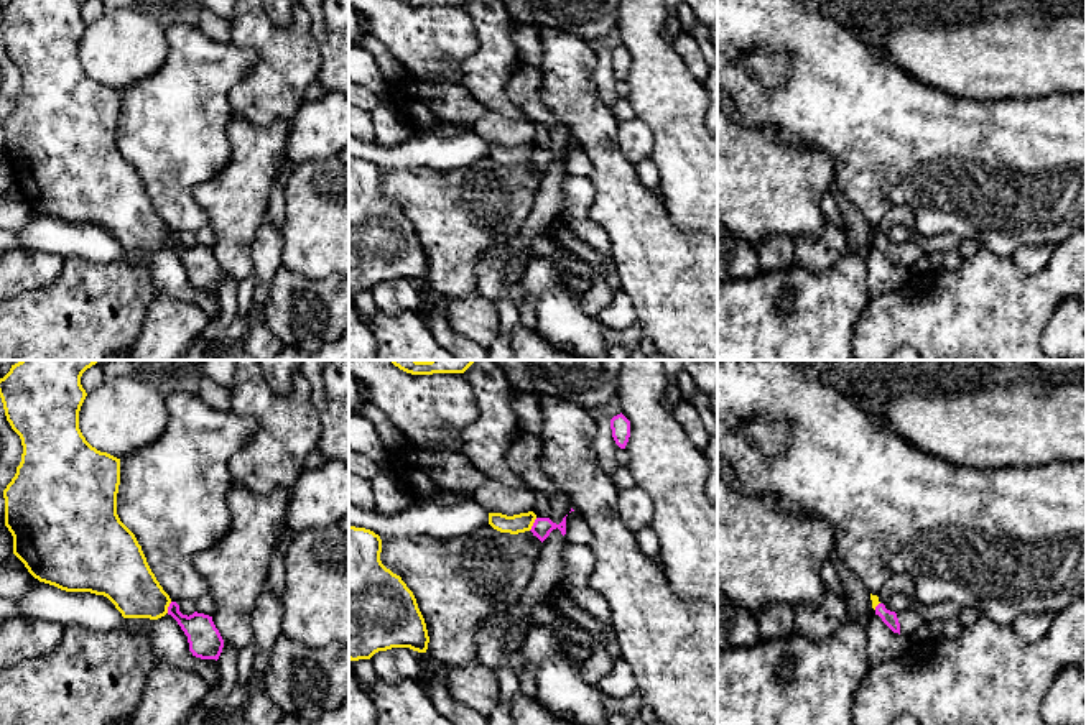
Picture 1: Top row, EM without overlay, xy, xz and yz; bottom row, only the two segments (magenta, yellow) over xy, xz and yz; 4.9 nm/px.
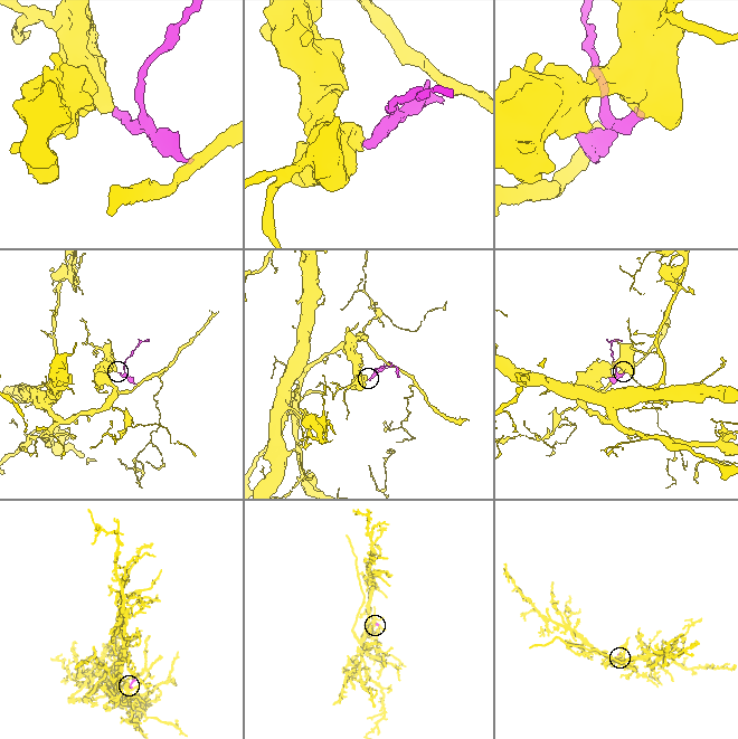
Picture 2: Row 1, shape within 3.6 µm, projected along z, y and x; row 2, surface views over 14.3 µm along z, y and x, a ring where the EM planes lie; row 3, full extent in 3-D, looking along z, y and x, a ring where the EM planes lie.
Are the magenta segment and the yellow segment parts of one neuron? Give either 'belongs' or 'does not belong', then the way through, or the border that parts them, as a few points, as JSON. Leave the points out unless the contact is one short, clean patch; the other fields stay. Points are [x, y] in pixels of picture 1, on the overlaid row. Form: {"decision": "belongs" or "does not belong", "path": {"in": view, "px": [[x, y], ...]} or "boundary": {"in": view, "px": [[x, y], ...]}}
{"decision": "does not belong", "boundary": {"in": "xz", "px": [[537, 518], [529, 530]]}}

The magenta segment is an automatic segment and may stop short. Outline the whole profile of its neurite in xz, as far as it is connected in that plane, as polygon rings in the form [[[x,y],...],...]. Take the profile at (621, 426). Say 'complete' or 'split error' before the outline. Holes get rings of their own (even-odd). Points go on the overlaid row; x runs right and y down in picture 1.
complete; [[[620,413],[610,419],[612,437],[620,449],[625,449],[630,437],[630,421]]]

